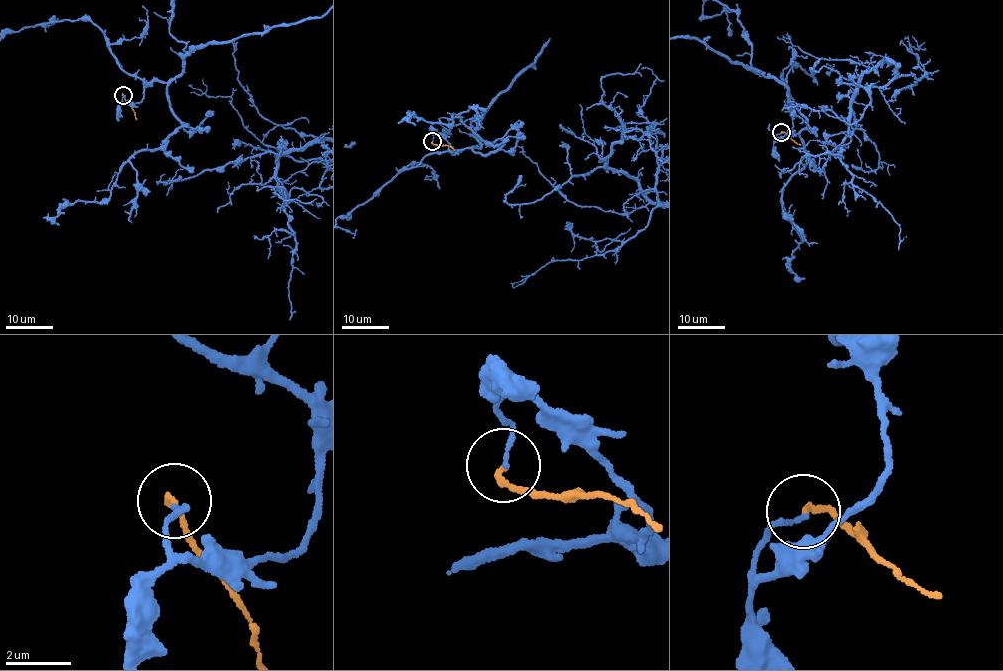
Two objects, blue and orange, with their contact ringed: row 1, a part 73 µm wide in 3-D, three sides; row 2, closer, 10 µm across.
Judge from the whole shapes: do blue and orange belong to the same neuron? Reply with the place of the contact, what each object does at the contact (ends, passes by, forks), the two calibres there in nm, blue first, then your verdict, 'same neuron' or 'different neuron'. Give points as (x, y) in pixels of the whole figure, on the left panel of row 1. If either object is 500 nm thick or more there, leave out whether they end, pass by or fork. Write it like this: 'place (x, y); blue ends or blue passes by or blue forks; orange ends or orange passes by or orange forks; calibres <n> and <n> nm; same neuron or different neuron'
place (123, 95); blue ends; orange ends; calibres 140 and 170 nm; different neuron

